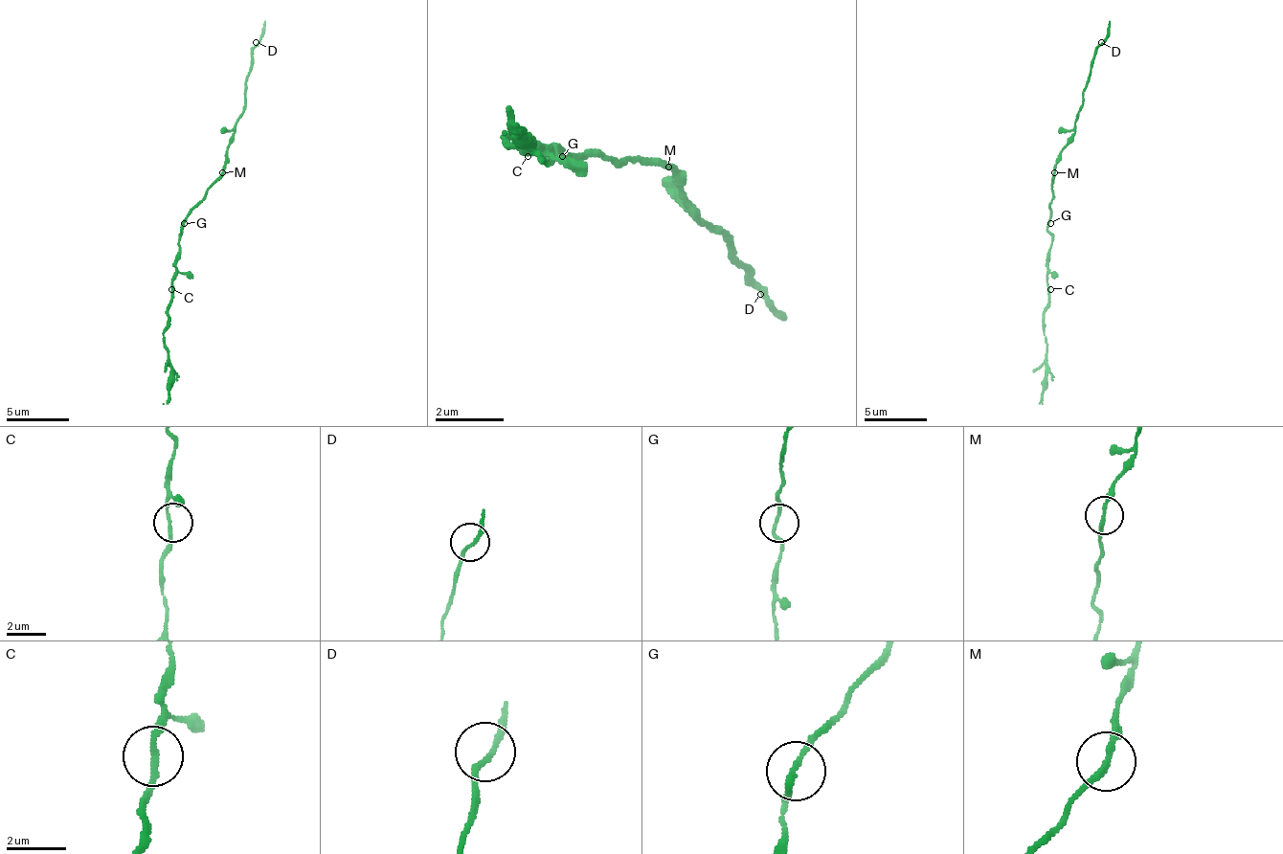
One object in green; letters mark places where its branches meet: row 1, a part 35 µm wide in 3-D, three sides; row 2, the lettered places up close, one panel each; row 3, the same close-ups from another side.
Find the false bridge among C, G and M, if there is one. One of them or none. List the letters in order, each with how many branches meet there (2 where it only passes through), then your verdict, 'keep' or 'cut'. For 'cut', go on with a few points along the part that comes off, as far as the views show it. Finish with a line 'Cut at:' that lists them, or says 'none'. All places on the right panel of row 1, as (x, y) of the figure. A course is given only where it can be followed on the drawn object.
C: branches 2; keep
G: branches 2; keep
M: branches 2; keep
Cut at: none

